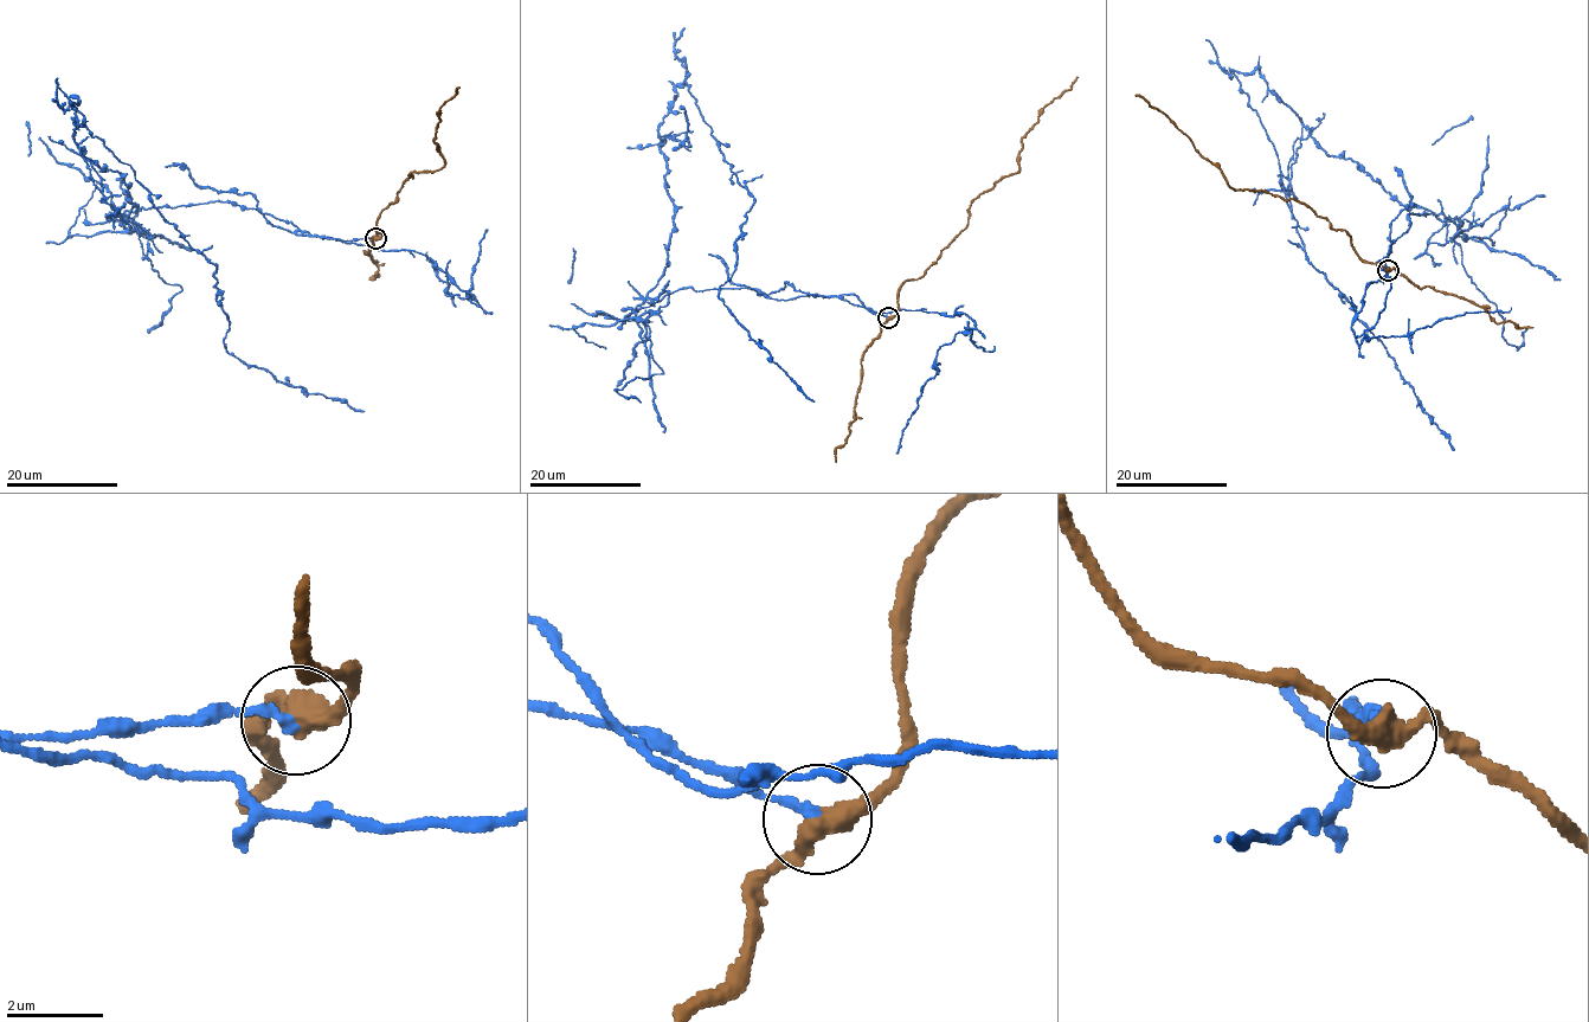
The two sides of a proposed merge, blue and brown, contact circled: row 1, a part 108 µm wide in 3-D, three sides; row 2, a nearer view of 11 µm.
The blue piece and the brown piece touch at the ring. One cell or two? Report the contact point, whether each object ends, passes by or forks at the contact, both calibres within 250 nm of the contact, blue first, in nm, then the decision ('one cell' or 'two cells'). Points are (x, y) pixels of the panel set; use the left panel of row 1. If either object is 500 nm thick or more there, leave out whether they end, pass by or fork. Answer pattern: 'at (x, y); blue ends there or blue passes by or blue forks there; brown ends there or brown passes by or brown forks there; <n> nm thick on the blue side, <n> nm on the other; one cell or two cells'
at (375, 238); blue ends there; brown passes by; 190 nm thick on the blue side, 440 nm on the other; two cells

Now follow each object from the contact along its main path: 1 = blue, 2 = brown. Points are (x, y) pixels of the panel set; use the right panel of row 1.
1: (1388, 269), (1407, 214), (1455, 217), (1401, 205), (1319, 148), (1259, 69), (1234, 72), (1305, 254), (1454, 450)
2: (1388, 269), (1365, 263), (1349, 233), (1292, 199), (1237, 191), (1227, 184), (1173, 121), (1134, 95)

